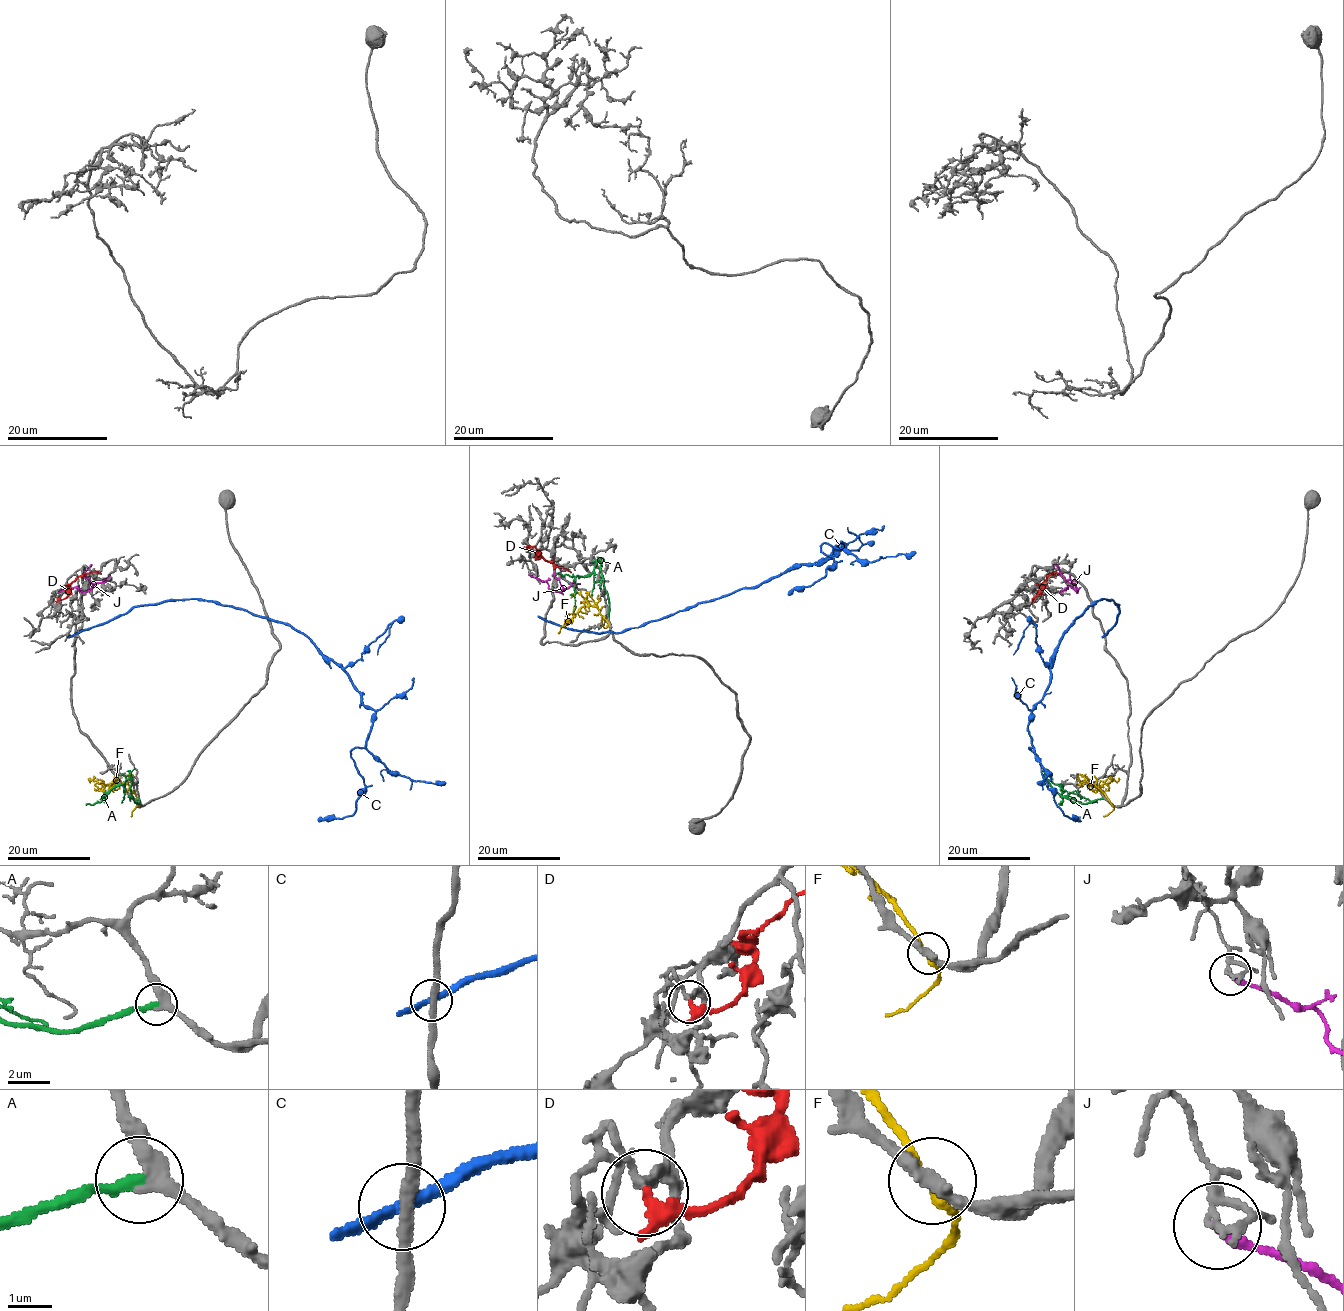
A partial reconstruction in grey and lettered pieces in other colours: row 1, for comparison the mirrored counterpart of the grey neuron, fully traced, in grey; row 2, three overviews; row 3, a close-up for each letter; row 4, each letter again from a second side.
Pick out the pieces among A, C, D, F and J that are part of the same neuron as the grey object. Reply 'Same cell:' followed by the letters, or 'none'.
Same cell: A, F

